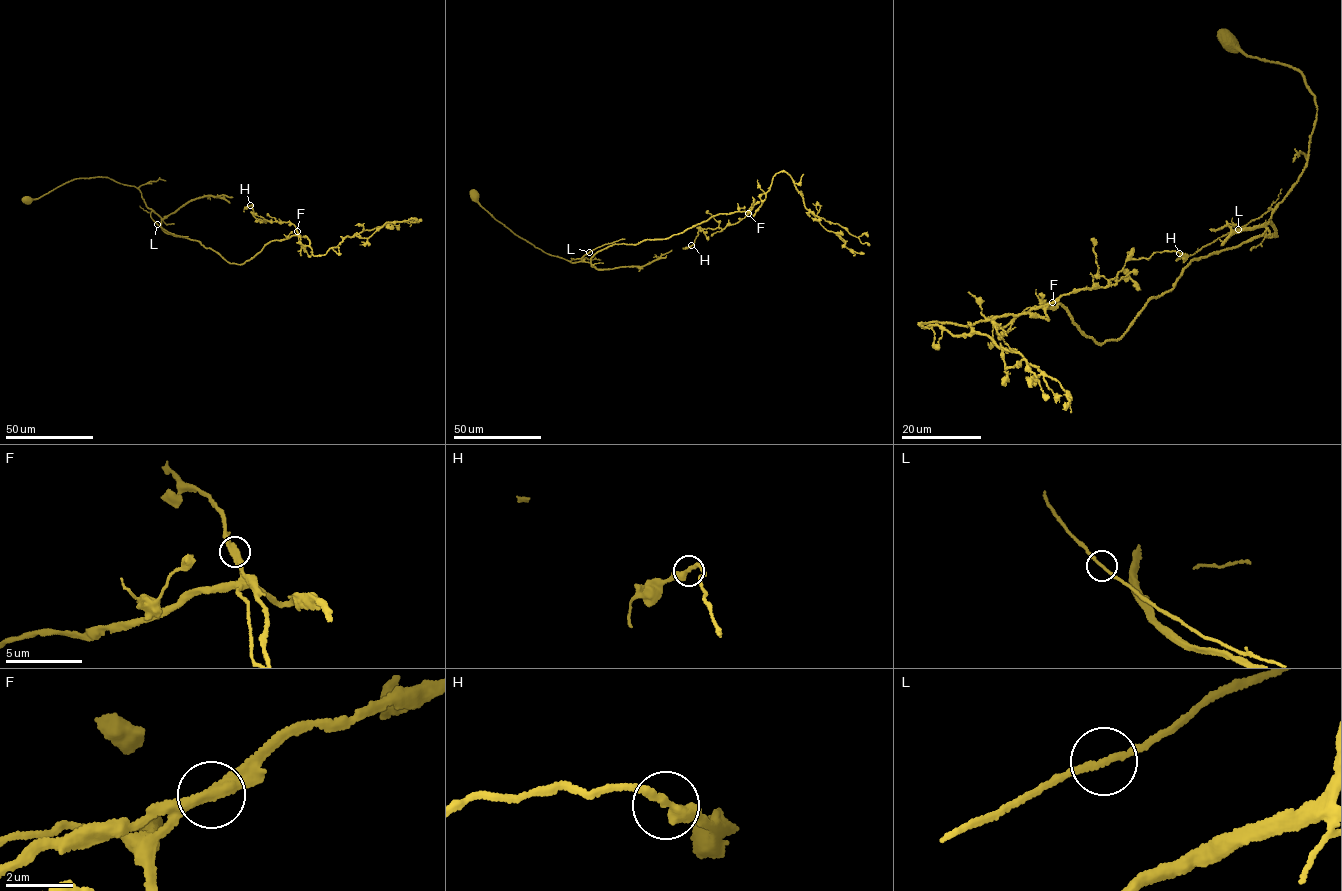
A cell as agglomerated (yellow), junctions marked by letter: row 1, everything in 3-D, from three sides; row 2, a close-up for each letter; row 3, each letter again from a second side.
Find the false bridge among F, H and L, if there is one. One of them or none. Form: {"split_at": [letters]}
{"split_at": []}

